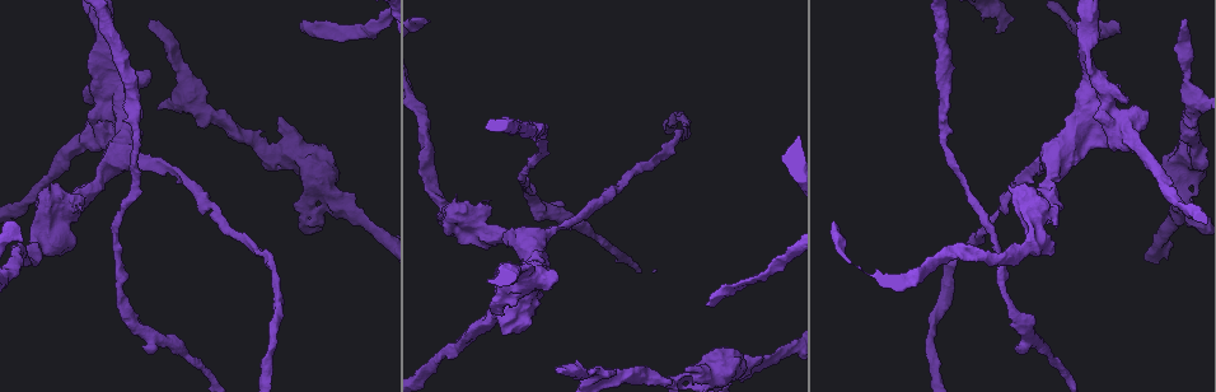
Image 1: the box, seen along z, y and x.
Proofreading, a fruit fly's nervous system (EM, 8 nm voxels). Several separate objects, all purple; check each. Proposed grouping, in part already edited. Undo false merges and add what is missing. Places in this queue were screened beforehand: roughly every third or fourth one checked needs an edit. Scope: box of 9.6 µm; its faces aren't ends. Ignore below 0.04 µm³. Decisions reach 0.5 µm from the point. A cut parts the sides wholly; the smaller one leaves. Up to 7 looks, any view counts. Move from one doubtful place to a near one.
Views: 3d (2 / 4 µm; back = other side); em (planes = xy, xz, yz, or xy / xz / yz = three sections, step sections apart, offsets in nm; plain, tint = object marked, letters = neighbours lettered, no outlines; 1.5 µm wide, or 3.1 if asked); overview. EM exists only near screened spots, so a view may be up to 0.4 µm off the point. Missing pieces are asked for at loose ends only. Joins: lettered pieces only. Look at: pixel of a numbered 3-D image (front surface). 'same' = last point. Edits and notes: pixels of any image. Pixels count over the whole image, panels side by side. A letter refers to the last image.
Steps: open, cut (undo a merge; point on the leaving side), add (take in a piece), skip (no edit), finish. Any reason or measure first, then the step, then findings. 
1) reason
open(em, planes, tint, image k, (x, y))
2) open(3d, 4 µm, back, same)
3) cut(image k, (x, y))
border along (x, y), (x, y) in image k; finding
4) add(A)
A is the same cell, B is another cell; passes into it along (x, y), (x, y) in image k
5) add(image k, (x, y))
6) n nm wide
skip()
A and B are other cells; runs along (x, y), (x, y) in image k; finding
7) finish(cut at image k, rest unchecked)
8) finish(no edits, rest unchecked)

branch stops here
open(3d, 4 µm, image 1, (1182, 19))

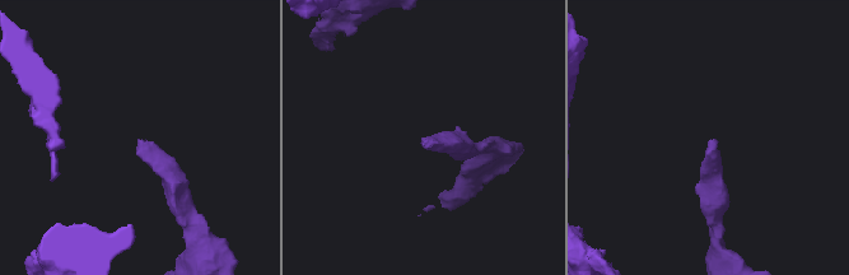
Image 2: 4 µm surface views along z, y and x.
open(em, planes, letters, image 2, (139, 141))

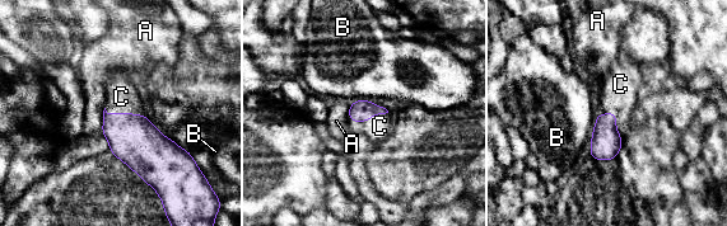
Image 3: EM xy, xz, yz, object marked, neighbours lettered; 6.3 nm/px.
C touches over 260 nm
add(C)
C is the same cell, A and B are other cells; it goes on there

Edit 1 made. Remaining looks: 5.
open(overview)

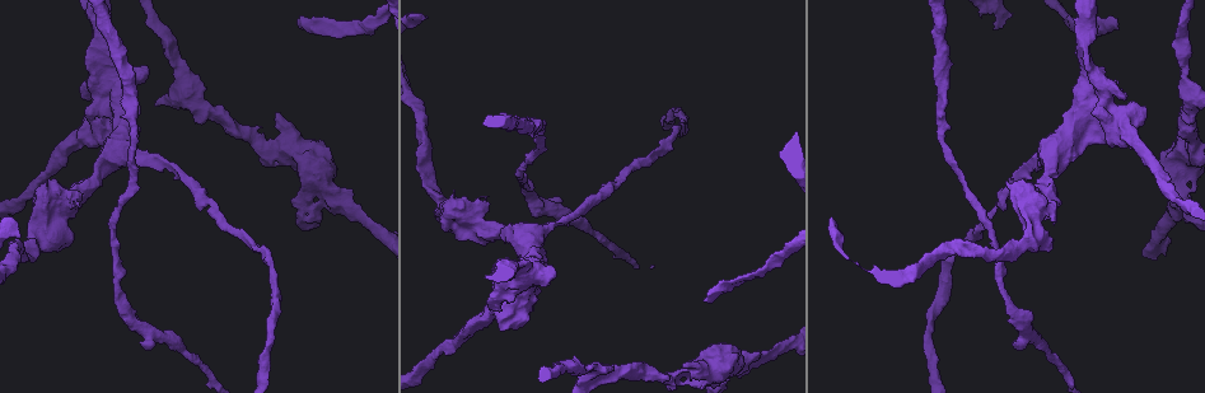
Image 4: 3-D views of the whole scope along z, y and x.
open(3d, 2 µm, image 4, (1115, 18))

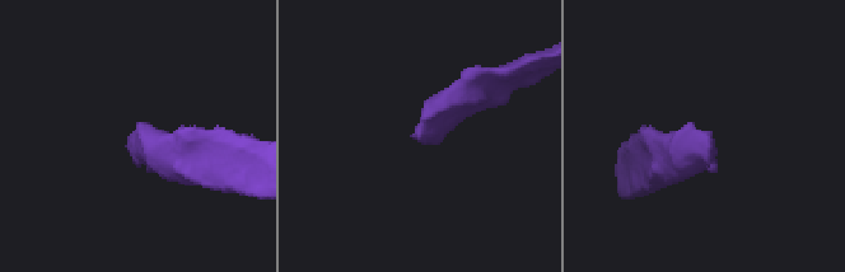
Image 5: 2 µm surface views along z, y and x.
open(em, xy, step 4, letters, image 5, (418, 139))

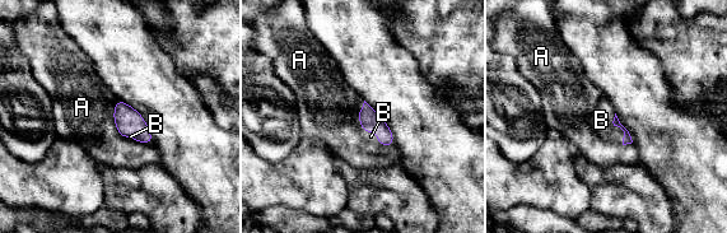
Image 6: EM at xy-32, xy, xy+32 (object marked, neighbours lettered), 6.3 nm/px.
add(B)
B is the same cell, A is another cell; passes into it along (371, 121), (362, 126), (371, 136) in image 6; it goes on there

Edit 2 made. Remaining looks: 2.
branch stops here
open(3d, 4 µm, image 4, (275, 115))

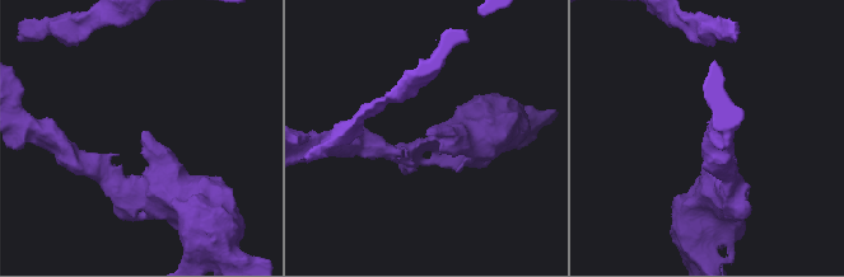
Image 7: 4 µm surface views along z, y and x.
need the tissue
open(em, planes, letters, image 7, (427, 134))

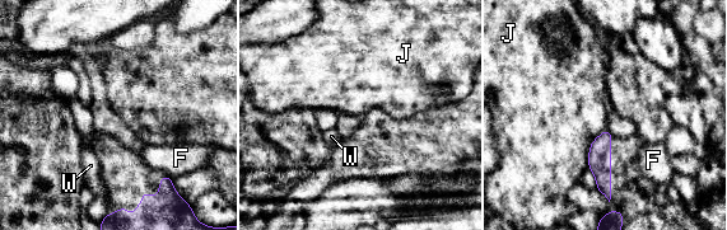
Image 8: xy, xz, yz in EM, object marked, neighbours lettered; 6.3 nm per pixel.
140 nm wide
skip()
F, J and W are other cells; border along (606, 127), (590, 146), (587, 167) in image 8; none of them fits

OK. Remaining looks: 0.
finish(add at image 3, add at image 6, rest unchecked)

